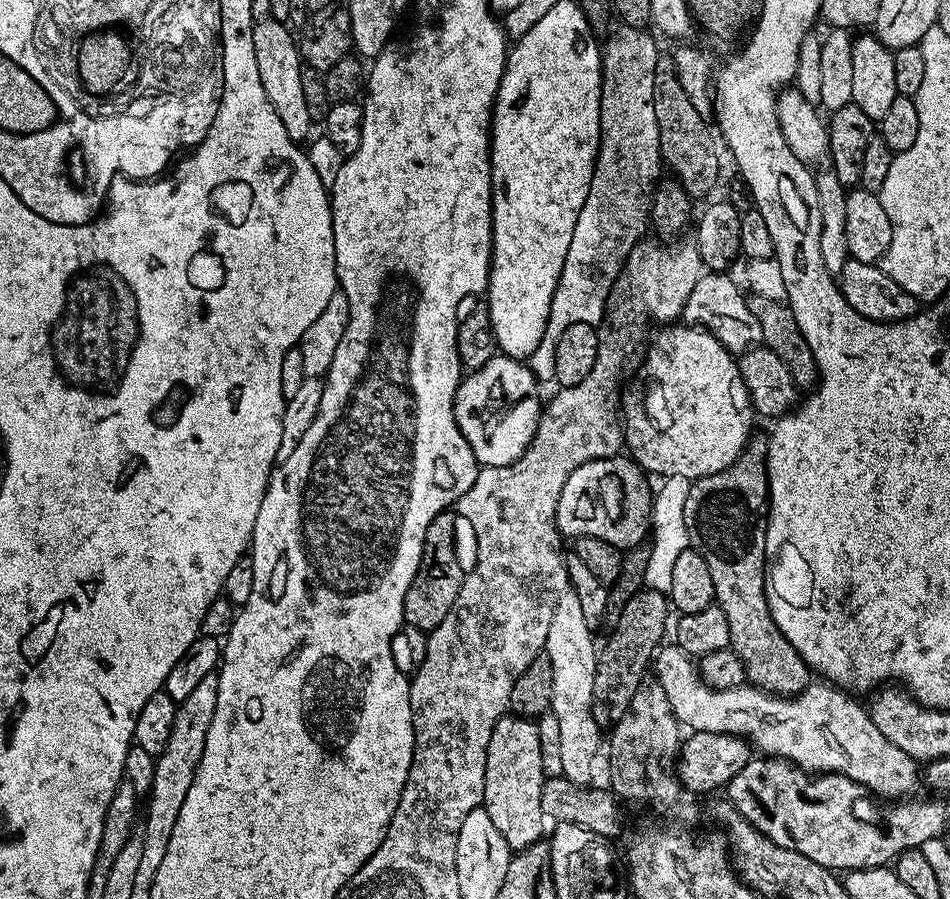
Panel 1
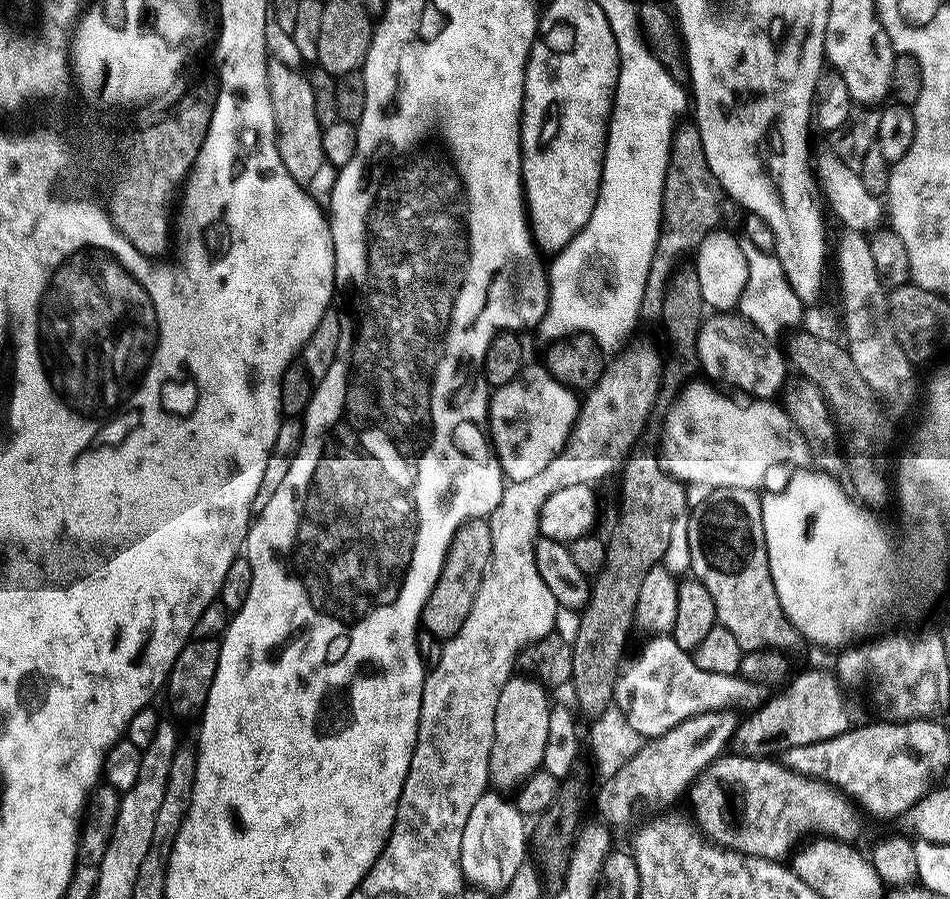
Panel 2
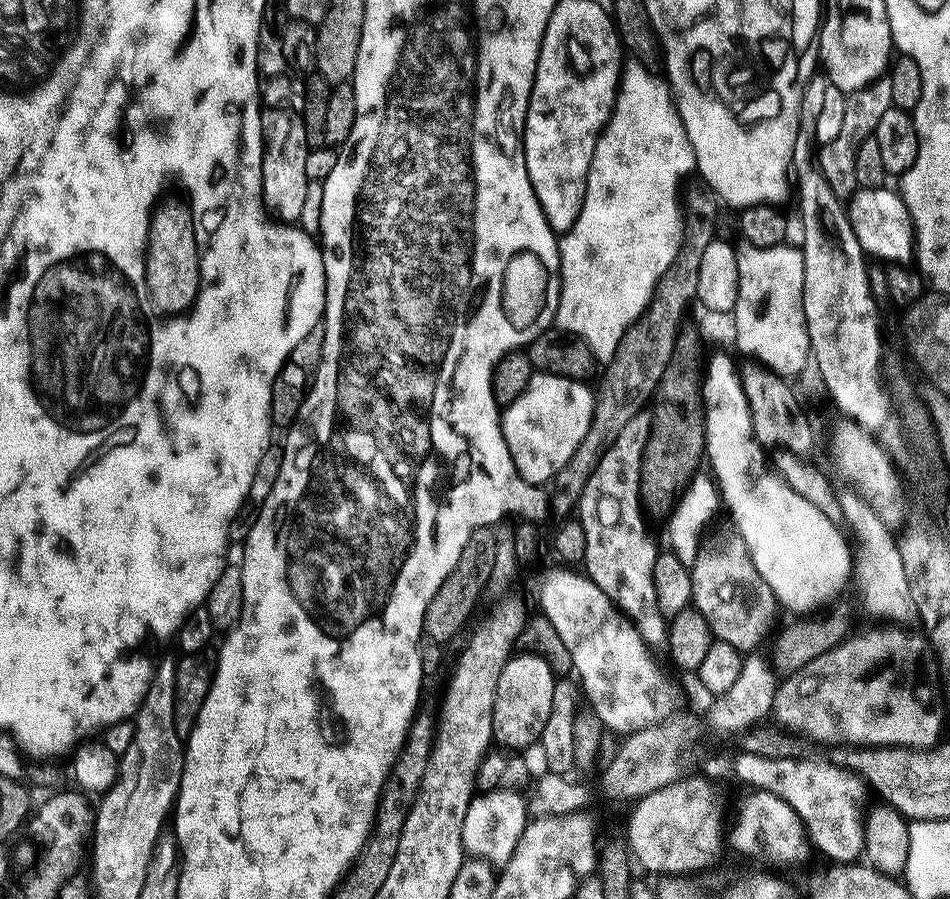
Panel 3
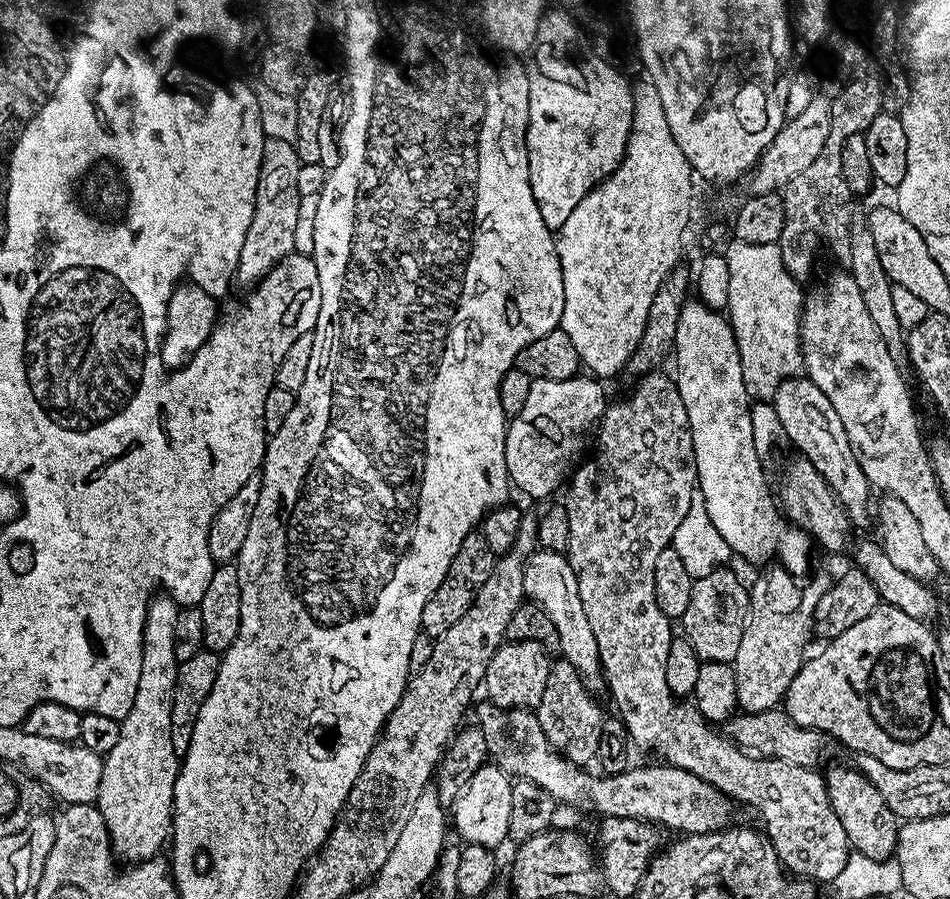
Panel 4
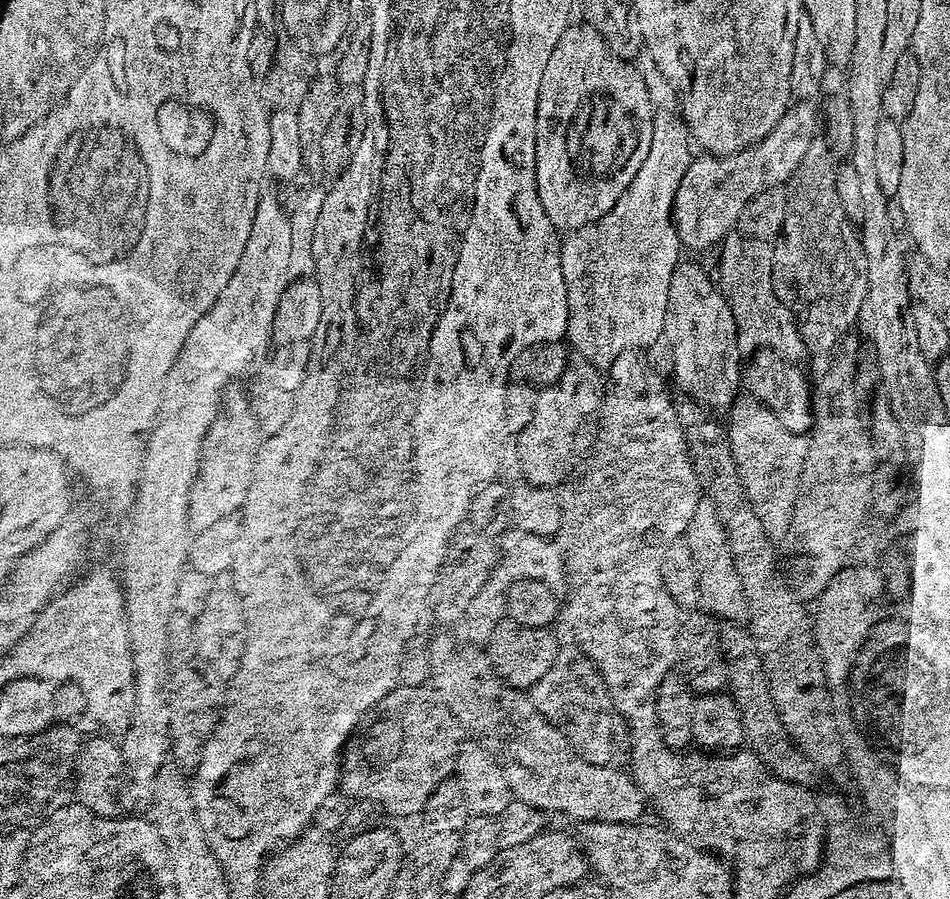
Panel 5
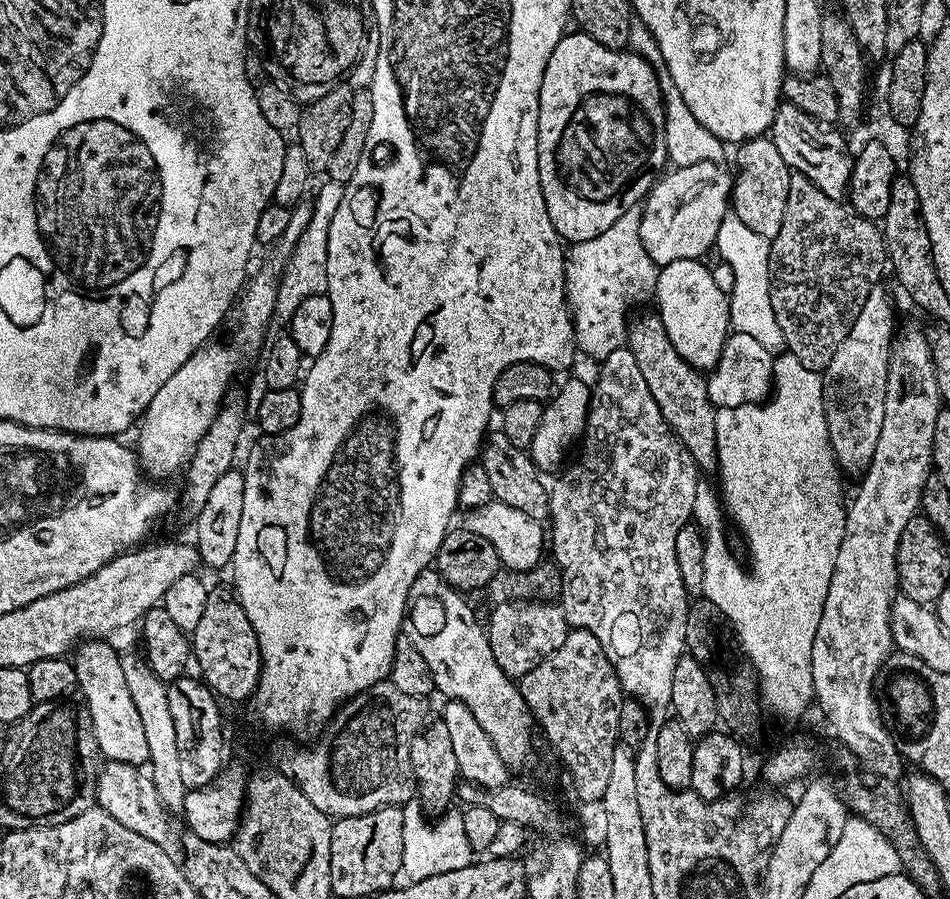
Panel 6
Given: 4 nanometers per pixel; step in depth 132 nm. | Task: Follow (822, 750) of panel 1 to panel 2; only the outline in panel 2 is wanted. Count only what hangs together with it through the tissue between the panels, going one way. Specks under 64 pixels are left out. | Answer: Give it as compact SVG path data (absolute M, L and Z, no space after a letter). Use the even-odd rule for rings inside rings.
M667 634L649 639L649 644L638 654L638 659L644 663L643 670L633 667L630 672L632 676L621 675L618 680L614 704L628 716L630 726L640 736L661 736L691 716L747 709L761 703L761 685L746 682L738 674L714 674L710 670L702 670L692 661L691 655L678 646L678 642L668 644L671 638Z

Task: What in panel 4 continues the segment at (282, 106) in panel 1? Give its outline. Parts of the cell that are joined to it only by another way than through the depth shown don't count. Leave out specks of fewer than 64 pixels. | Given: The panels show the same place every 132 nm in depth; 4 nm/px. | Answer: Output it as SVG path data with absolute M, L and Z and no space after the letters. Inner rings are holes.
M265 139L260 173L256 179L256 200L252 204L252 221L246 230L240 259L236 261L235 279L247 286L263 280L265 274L283 256L293 255L294 230L297 229L300 194L295 182L300 168L296 145L290 141Z

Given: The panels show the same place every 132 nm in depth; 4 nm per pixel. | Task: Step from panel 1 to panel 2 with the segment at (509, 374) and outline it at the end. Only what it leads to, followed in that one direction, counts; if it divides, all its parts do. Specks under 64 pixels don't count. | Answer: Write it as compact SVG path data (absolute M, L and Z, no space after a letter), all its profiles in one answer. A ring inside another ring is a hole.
M529 363L512 381L497 387L488 398L486 432L500 468L509 481L534 478L564 449L576 424L578 396L552 377L547 367Z

